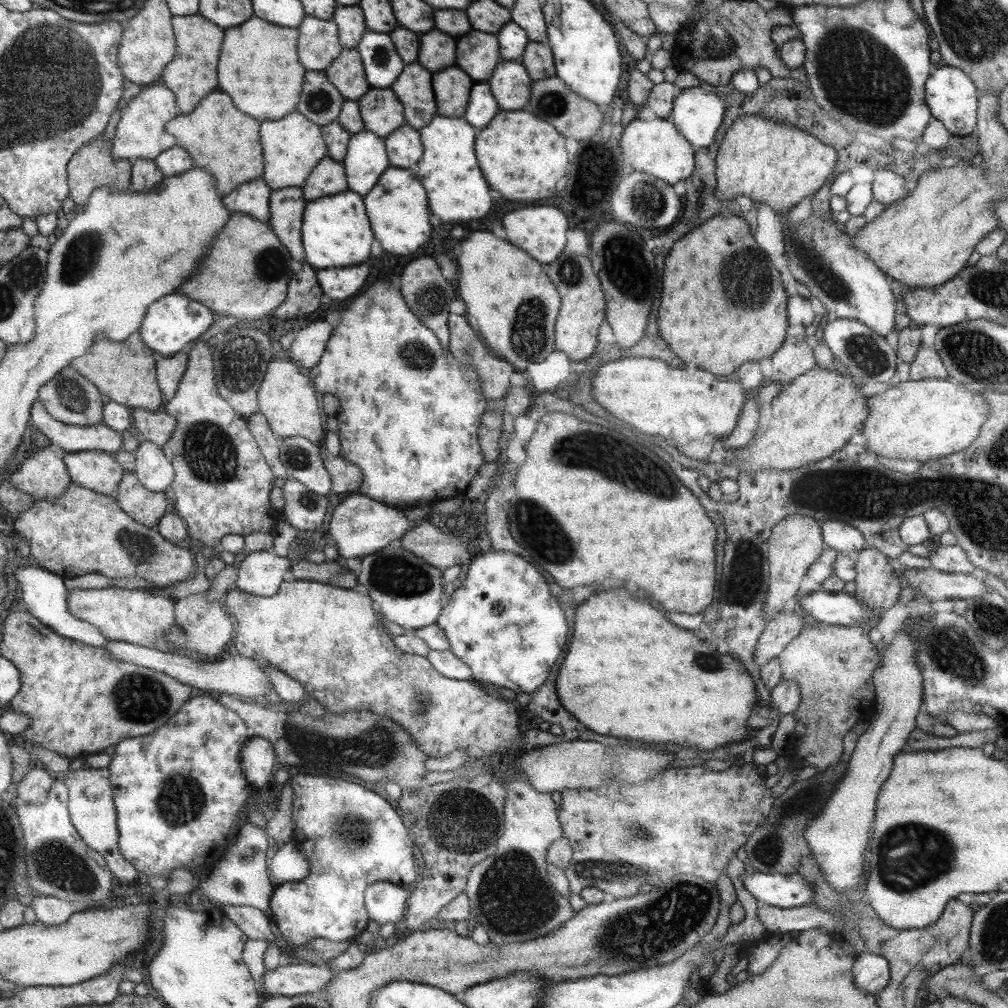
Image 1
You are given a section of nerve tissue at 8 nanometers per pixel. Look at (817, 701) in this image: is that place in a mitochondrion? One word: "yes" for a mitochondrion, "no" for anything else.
yes

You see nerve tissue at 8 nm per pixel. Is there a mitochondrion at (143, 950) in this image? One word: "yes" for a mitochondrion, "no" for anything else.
no

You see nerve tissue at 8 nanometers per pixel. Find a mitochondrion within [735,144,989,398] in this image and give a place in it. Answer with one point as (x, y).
(827, 281)

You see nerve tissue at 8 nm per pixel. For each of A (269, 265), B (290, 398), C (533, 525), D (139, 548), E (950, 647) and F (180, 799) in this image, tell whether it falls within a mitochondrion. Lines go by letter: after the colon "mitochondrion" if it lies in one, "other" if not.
A: mitochondrion
B: other
C: mitochondrion
D: mitochondrion
E: mitochondrion
F: mitochondrion

